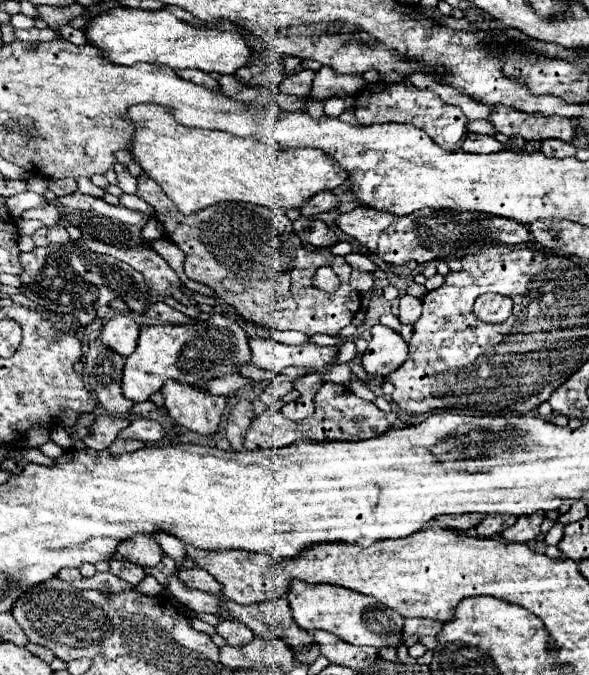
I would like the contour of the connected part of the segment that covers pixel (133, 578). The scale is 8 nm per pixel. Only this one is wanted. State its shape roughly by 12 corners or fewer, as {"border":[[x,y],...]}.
{"border":[[111,560],[111,574],[137,586],[145,570],[127,560]]}

